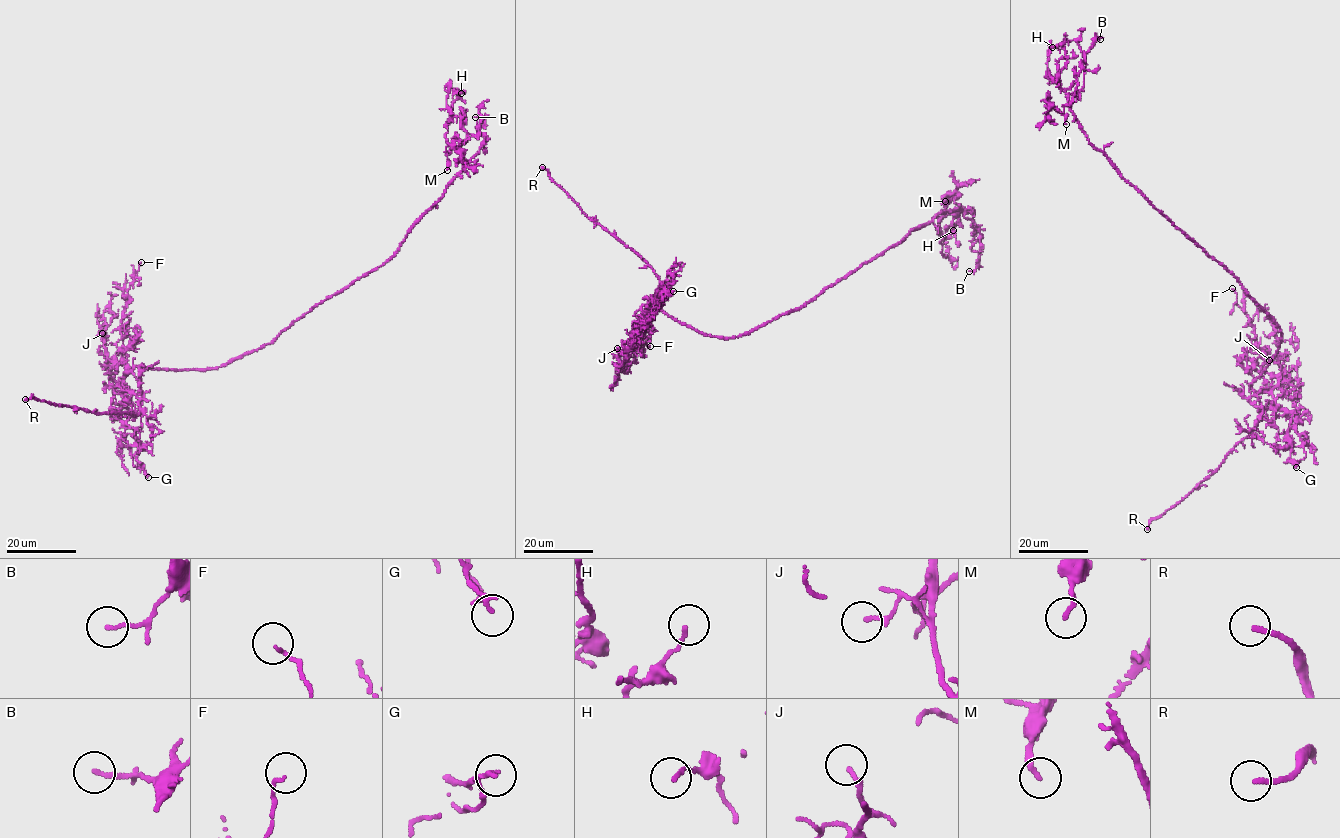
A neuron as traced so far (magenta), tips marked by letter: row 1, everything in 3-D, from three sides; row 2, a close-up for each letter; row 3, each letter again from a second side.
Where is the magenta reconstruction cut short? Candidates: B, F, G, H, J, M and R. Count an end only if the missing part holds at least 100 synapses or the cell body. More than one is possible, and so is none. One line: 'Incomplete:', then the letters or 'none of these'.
Incomplete: R

